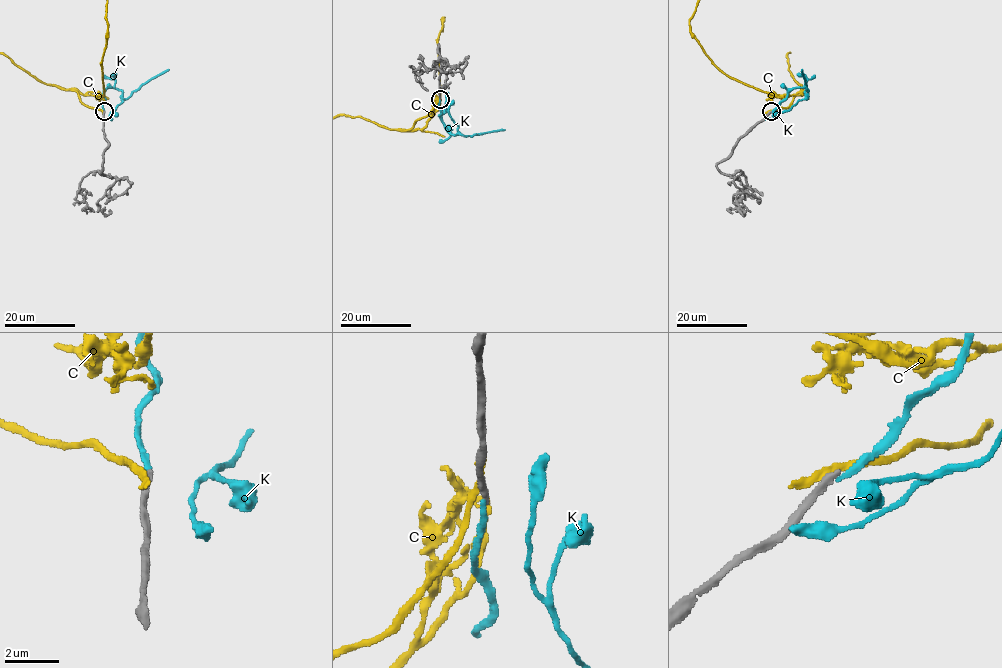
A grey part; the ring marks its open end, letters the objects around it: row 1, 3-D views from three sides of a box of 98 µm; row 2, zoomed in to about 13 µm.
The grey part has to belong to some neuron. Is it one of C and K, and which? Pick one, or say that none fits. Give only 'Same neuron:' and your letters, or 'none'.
Same neuron: K

